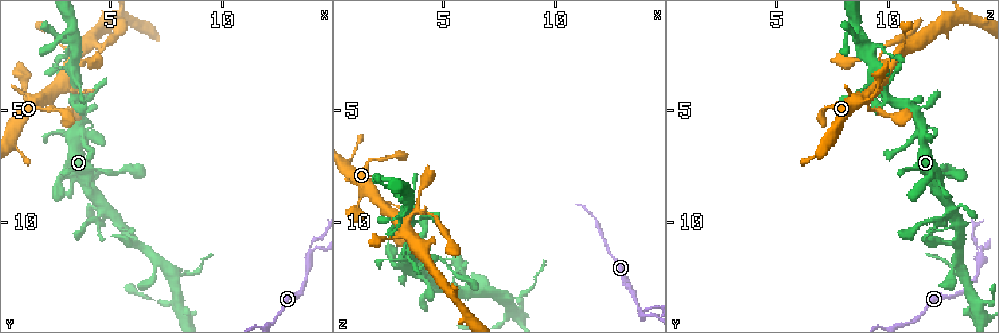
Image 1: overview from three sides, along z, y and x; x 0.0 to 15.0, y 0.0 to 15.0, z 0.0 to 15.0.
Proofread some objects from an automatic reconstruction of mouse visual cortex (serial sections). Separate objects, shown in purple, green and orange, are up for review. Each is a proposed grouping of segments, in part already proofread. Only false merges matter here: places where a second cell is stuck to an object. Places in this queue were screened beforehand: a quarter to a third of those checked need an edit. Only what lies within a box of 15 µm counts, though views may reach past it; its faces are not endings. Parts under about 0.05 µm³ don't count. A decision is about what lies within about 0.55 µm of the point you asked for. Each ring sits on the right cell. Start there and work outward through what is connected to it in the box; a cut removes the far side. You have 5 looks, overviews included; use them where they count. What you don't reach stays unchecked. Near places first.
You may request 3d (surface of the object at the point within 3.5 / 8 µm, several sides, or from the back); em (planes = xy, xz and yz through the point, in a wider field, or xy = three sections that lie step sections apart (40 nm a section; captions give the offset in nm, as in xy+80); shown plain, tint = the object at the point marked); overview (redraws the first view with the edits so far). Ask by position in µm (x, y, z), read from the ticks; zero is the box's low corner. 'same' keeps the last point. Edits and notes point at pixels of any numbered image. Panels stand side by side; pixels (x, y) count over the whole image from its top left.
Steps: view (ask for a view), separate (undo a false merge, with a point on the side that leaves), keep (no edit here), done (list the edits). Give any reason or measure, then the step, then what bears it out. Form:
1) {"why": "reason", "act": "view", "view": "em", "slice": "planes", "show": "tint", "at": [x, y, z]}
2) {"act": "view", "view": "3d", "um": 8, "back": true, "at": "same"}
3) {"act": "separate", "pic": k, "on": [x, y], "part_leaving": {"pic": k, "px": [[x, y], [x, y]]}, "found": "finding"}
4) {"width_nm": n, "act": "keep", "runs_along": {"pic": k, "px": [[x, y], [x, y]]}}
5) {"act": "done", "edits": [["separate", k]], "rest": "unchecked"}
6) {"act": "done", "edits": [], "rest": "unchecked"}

{"why": "calibre changes", "act": "view", "view": "3d", "um": 3.5, "at": [7.8, 12.5, 13.5]}

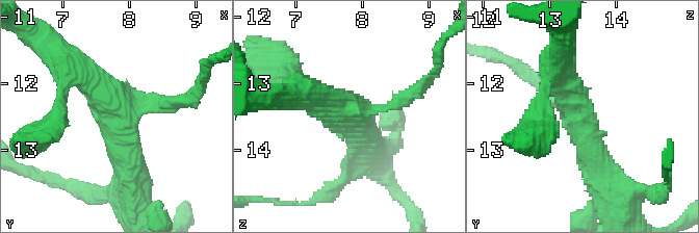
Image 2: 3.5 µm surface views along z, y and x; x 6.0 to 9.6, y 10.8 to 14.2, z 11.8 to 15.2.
{"arms": 3, "arm_widths_nm": [200, 400, 450], "why": "shape alone is not enough", "act": "view", "view": "em", "slice": "planes", "show": "tint", "at": [7.85, 12.40, 13.45]}

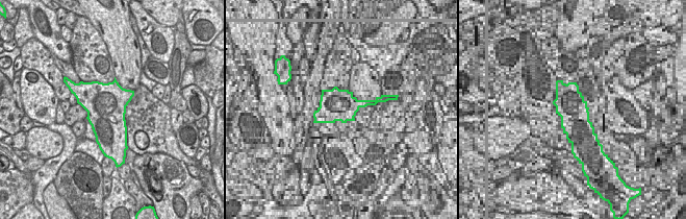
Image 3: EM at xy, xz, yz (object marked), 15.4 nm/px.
{"act": "separate", "pic": 2, "on": [422, 86], "found": "two cells meet here"}

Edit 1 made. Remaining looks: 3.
{"act": "view", "view": "overview"}

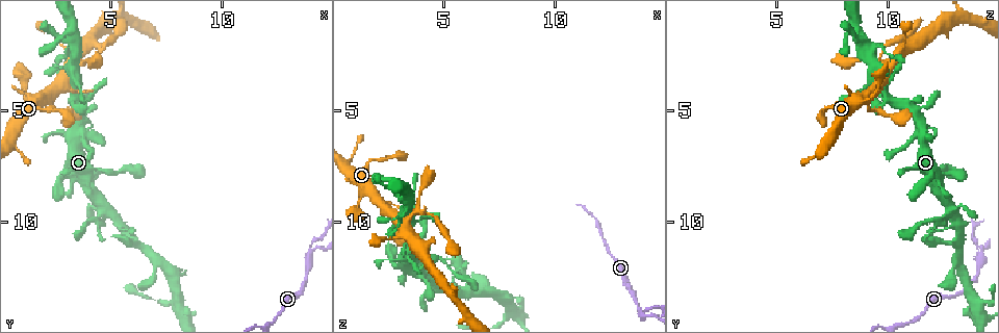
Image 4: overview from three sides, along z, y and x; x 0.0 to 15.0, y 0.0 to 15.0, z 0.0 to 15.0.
{"why": "sudden change in width", "act": "view", "view": "em", "slice": "xy", "step": 3, "show": "tint", "at": [14.0, 11.5, 14.1]}

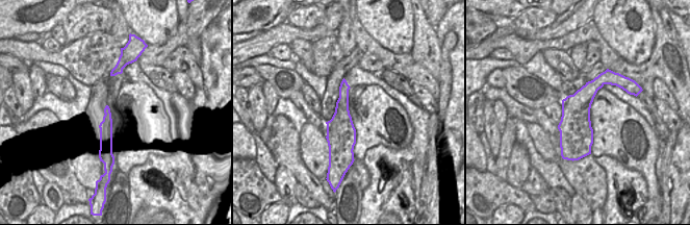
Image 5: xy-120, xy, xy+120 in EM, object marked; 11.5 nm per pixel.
{"why": "wider look", "act": "view", "view": "3d", "um": 3.5, "at": "same"}

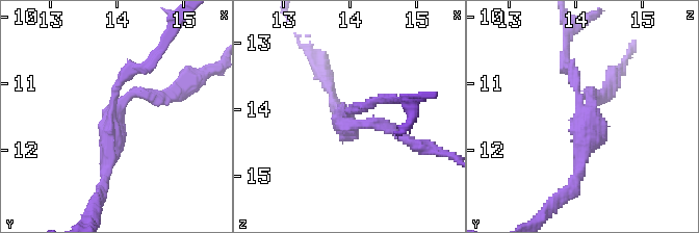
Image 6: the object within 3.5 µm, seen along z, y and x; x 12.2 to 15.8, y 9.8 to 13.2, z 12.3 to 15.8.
{"arms": 3, "act": "separate", "pic": 6, "on": [127, 73], "border": {"pic": 5, "px": [[105, 114], [111, 129]]}, "found": "a second cell is stuck on"}

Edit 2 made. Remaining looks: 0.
{"act": "done", "edits": [["separate", 2], ["separate", 6]], "rest": "unchecked"}

